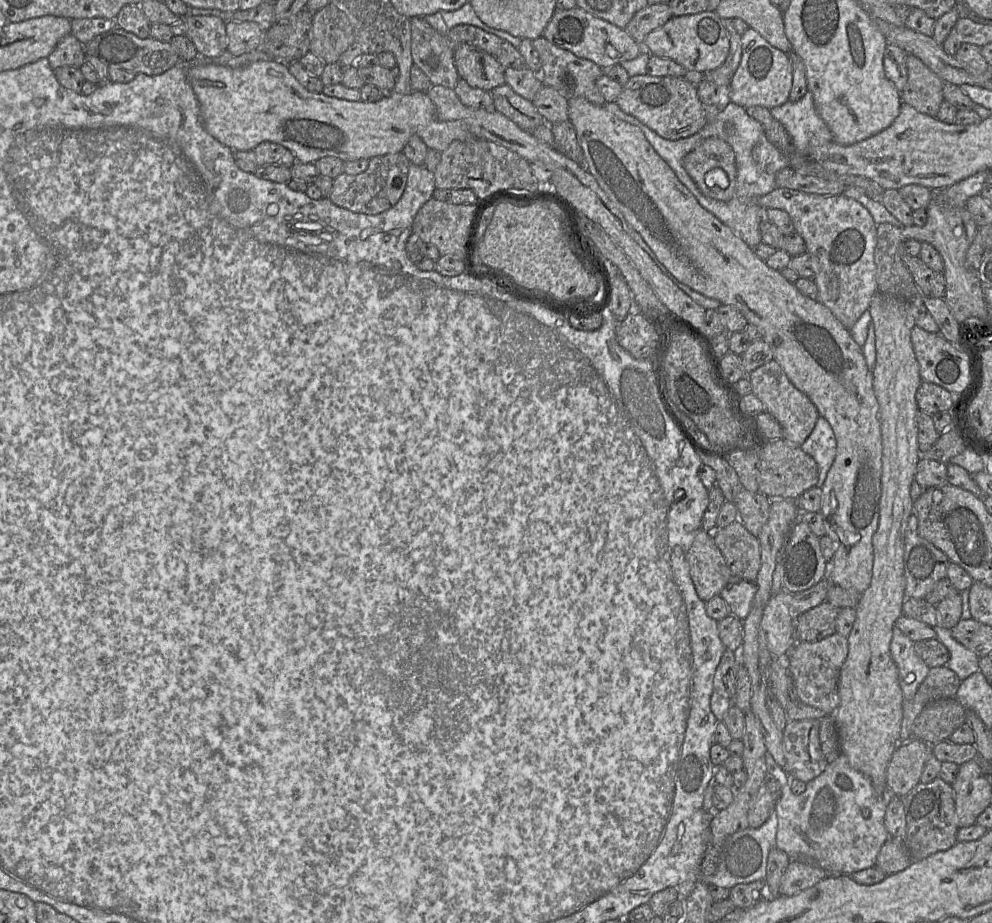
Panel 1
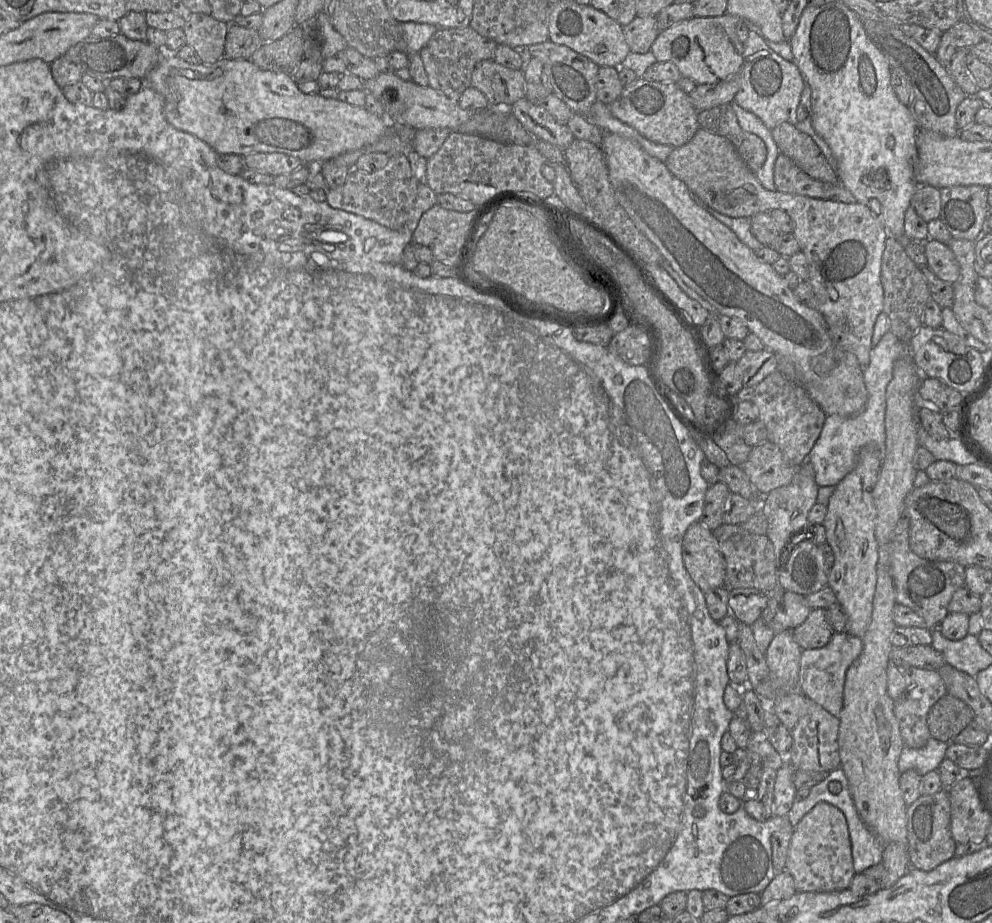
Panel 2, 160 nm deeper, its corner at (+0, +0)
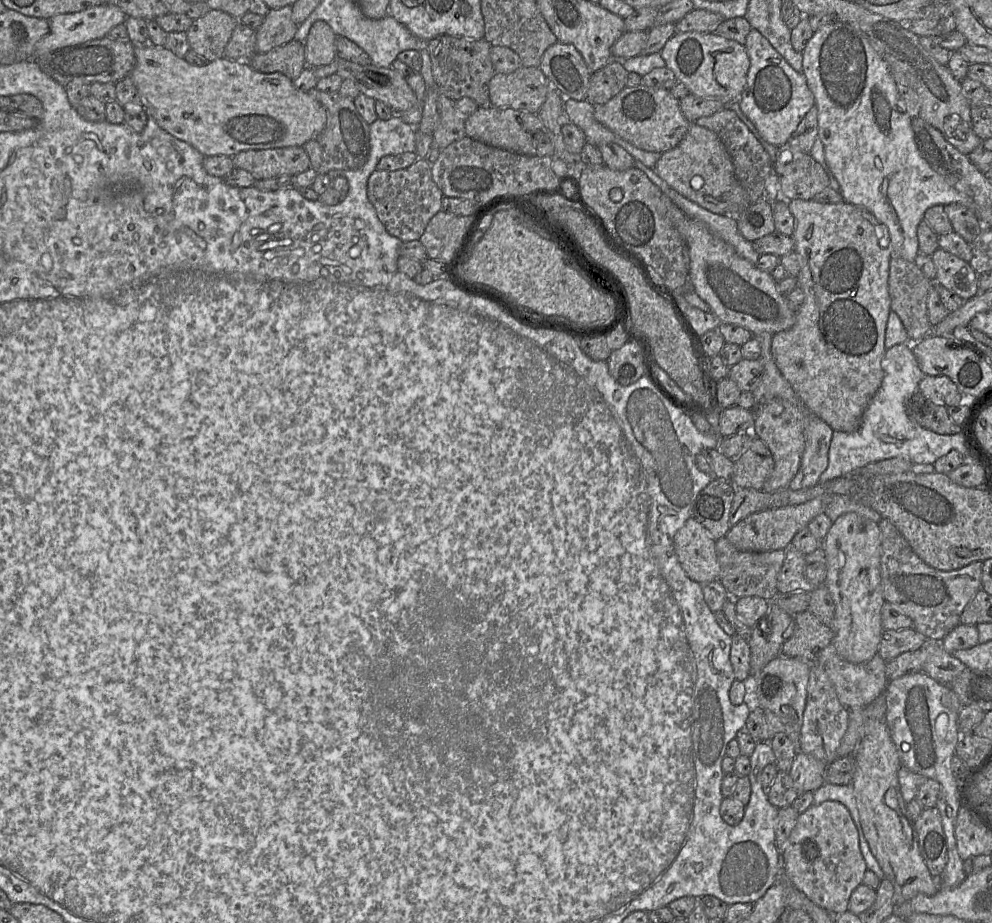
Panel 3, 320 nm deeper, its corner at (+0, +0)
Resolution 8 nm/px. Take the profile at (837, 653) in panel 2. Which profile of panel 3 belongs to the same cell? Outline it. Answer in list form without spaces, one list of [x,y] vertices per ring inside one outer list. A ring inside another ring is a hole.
[[[833,643],[822,649],[812,663],[819,665],[831,681],[840,703],[848,710],[860,708],[873,702],[884,694],[888,679],[886,662],[876,654],[870,661],[854,664],[843,659],[836,651]]]

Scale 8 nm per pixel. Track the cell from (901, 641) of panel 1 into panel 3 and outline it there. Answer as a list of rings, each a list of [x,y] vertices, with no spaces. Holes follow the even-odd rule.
[[[924,672],[907,674],[889,681],[884,695],[887,704],[885,722],[896,746],[900,763],[908,770],[940,784],[936,808],[940,812],[946,838],[955,838],[955,824],[960,805],[951,761],[962,736],[958,718],[963,705],[949,685],[938,683]]]

